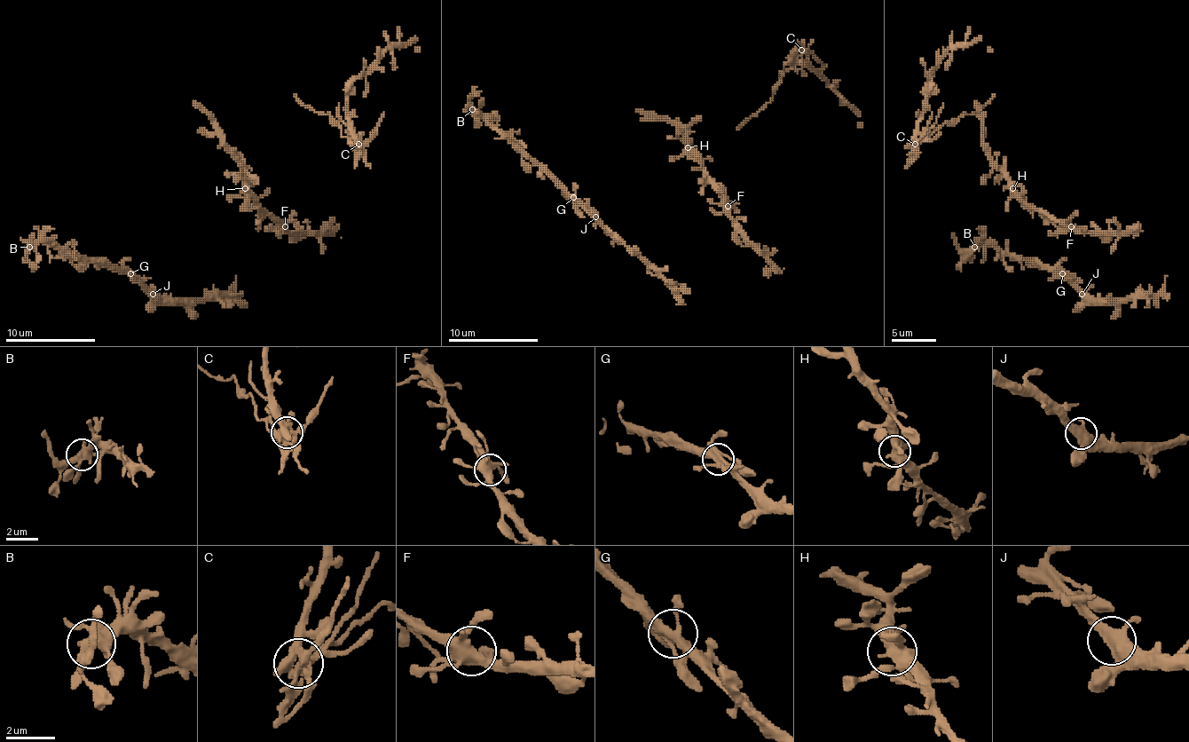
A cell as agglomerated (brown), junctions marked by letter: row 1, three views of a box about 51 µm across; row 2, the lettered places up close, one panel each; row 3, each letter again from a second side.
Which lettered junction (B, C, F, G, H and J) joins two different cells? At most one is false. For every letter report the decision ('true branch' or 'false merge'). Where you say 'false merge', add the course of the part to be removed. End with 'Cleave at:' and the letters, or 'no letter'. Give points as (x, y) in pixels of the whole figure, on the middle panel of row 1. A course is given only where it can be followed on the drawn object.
B: true branch
C: false merge; course (802, 49), (783, 67), (783, 75), (773, 98), (736, 130)
F: true branch
G: true branch
H: true branch
J: true branch
Cleave at: C

